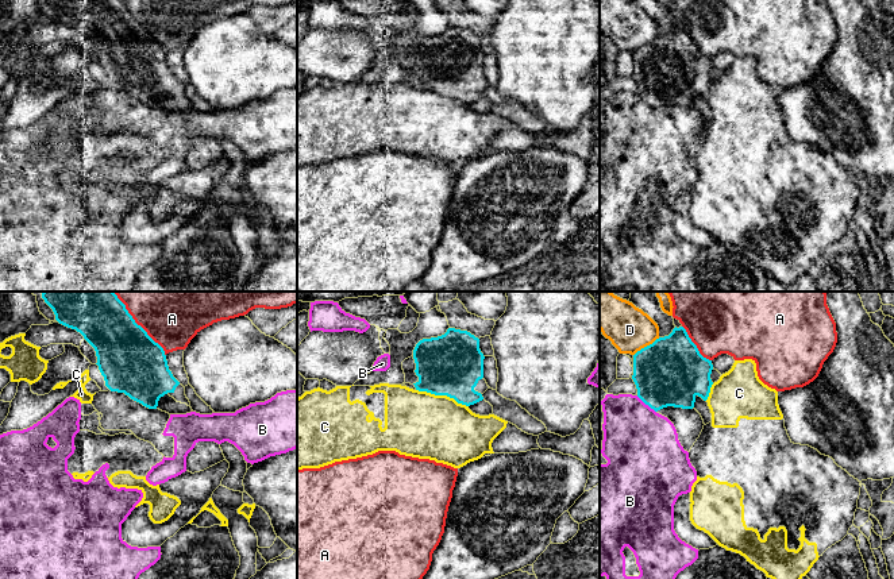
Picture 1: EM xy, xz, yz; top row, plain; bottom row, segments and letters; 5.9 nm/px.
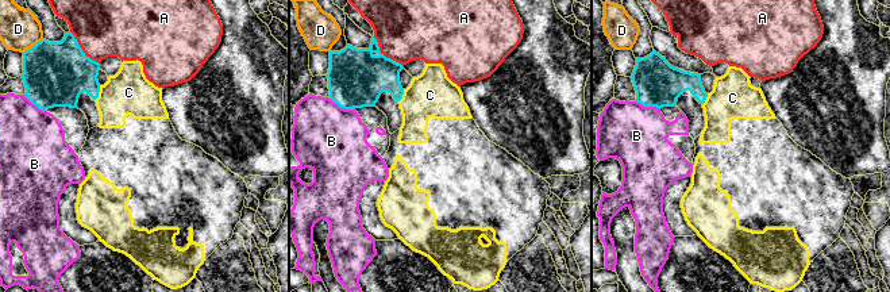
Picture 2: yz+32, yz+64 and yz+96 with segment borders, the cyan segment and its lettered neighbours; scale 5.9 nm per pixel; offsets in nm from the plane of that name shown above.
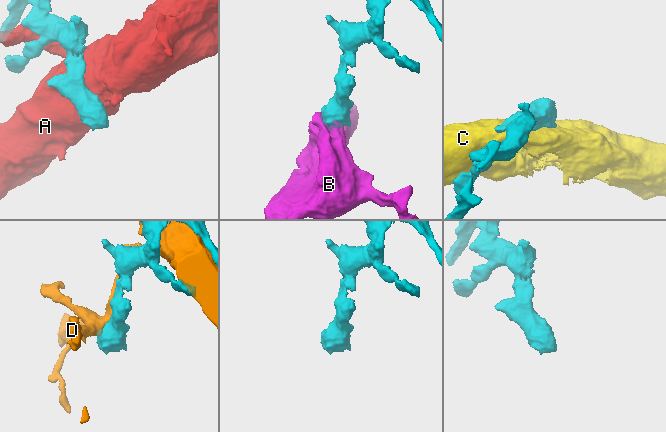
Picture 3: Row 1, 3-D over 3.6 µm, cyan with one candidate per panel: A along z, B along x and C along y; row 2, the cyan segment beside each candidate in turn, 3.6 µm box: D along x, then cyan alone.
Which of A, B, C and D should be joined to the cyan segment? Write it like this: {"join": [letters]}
{"join": []}

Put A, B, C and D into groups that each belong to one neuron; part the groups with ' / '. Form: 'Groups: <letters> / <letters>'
Groups: A / B / C / D

